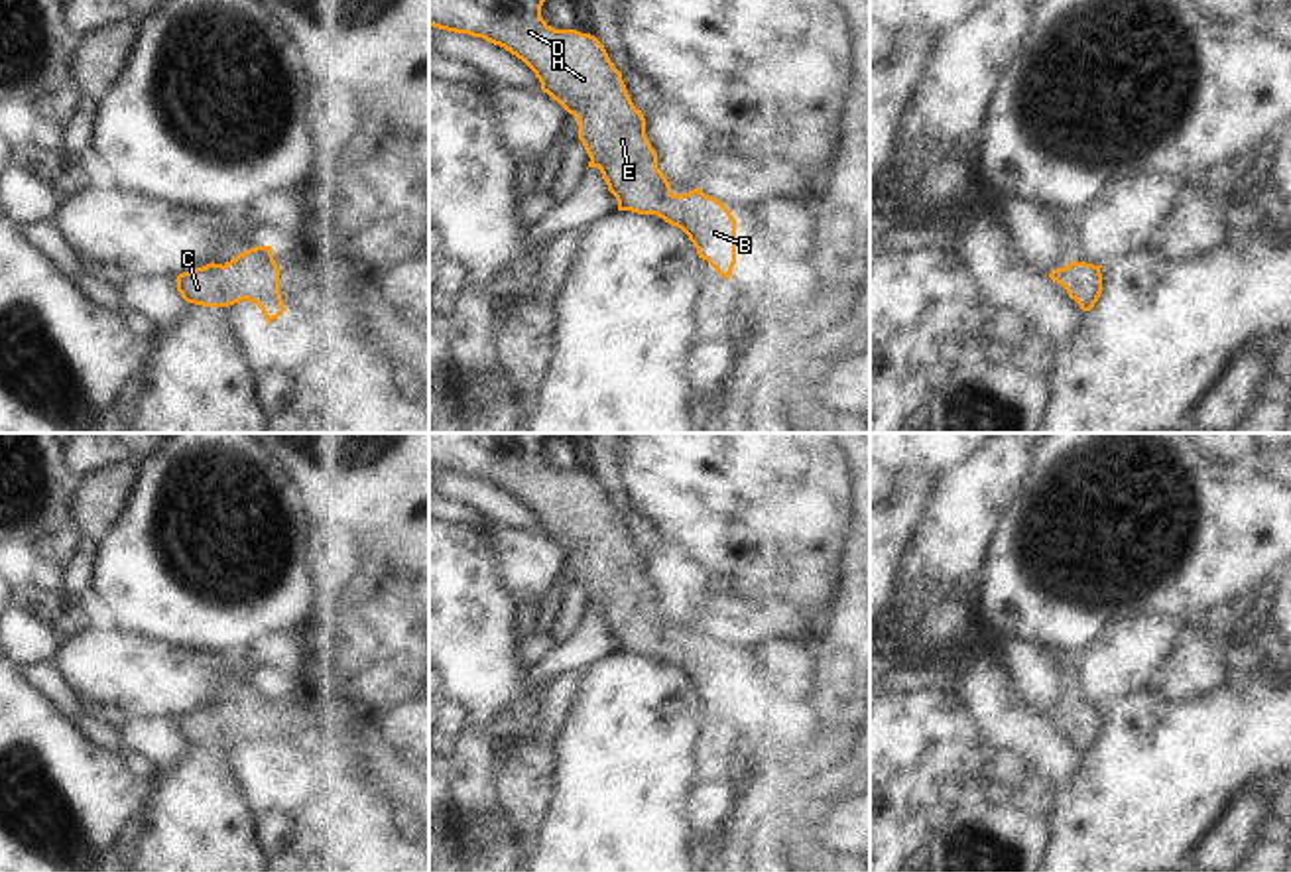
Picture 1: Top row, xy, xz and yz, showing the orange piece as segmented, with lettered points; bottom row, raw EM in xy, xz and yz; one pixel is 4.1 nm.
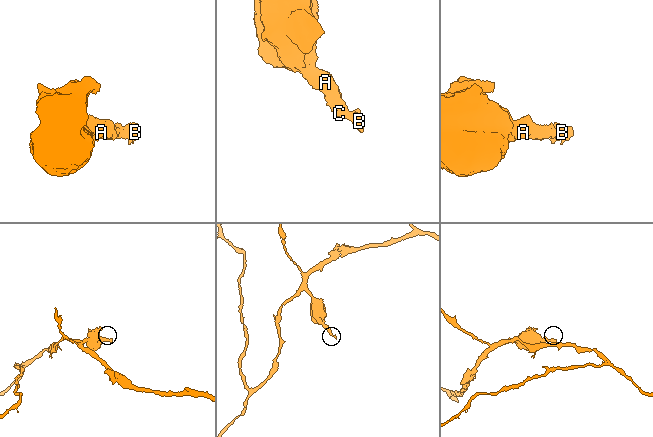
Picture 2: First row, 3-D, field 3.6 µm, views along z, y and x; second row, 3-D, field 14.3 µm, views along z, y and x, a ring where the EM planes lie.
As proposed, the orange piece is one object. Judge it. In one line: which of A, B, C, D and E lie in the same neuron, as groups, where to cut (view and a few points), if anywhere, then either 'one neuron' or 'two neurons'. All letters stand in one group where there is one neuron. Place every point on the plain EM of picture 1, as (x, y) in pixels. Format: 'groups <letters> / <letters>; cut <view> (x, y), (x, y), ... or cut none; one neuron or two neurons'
groups A B C D E; cut none; one neuron

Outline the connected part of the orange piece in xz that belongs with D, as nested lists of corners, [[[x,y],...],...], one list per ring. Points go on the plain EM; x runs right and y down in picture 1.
[[[429,433],[429,467],[482,478],[522,500],[539,520],[541,531],[557,541],[579,563],[579,581],[598,608],[618,652],[657,655],[681,669],[699,699],[707,701],[724,720],[736,705],[736,659],[714,638],[699,628],[675,636],[657,610],[657,594],[646,577],[646,559],[626,531],[622,514],[610,502],[604,486],[590,474],[555,470],[541,459],[541,447],[551,433]]]

